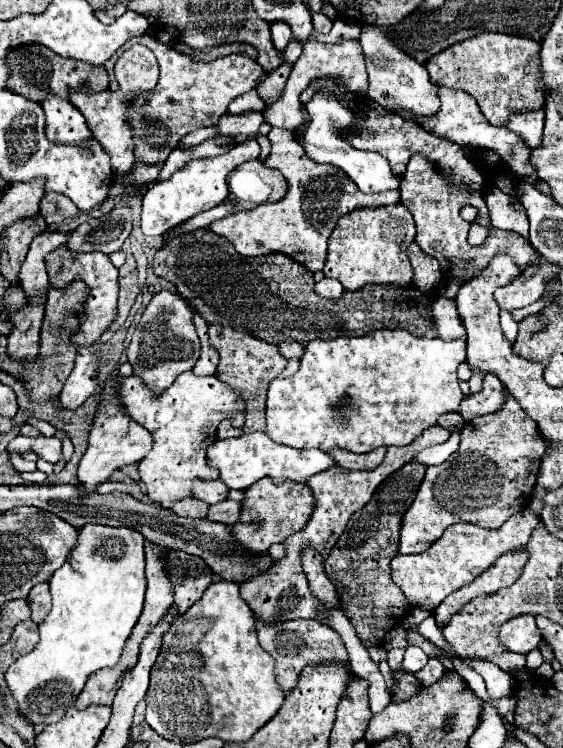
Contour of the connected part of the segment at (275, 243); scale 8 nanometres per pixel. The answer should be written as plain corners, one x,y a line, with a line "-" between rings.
275,127
269,131
267,139
271,141
271,153
263,163
267,163
267,167
279,169
285,175
289,185
287,195
277,203
259,205
251,211
239,211
209,225
213,233
231,241
233,247
245,257
279,251
299,261
303,267
307,267
307,271
317,273
323,269
329,235
341,215
347,215
363,207
375,209
399,203
399,191
365,195
339,167
315,163
305,155
303,147
297,141
293,141
291,131

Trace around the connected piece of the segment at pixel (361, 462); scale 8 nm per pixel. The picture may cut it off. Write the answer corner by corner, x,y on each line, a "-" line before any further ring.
379,447
371,453
351,453
351,451
343,451
343,449
333,449
333,451
329,451
329,455
343,469
375,469
383,461
385,451
387,451
385,447

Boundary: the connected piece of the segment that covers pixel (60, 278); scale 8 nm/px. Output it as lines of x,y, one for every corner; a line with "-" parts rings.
57,247
55,251
51,251
45,259
47,263
47,273
49,273
49,283
51,287
65,287
69,281
73,279
83,279
91,293
85,301
85,313
81,315
81,327
77,331
77,335
73,337
73,341
77,345
85,345
85,343
95,343
101,333
113,323
115,315
117,315
117,293
119,293
119,285
117,285
117,267
109,261
109,257
105,253
81,253
81,255
73,255
69,253
65,247

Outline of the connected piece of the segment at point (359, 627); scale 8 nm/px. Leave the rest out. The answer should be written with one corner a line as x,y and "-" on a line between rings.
409,461
391,477
387,477
377,487
371,501
361,511
351,515
351,523
325,559
325,573
331,581
335,581
343,609
351,609
347,617
365,649
383,645
387,633
397,627
409,613
409,603
403,591
391,579
389,565
391,559
399,553
401,513
405,513
405,505
411,505
425,469
427,467
417,461

